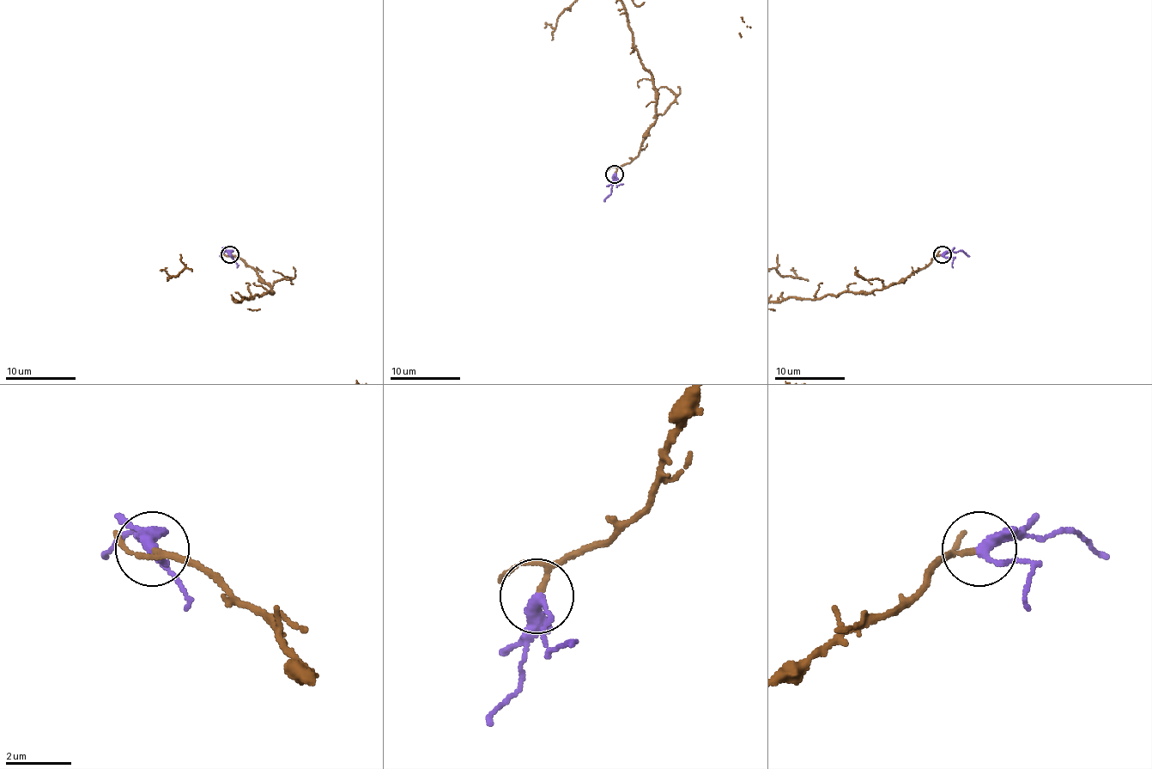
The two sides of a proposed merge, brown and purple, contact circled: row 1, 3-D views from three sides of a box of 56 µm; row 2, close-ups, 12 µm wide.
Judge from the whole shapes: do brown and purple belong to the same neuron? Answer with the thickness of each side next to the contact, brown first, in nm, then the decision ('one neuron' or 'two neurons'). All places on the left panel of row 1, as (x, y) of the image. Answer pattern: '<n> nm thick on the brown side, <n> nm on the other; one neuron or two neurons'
110 nm thick on the brown side, 320 nm on the other; one neuron

